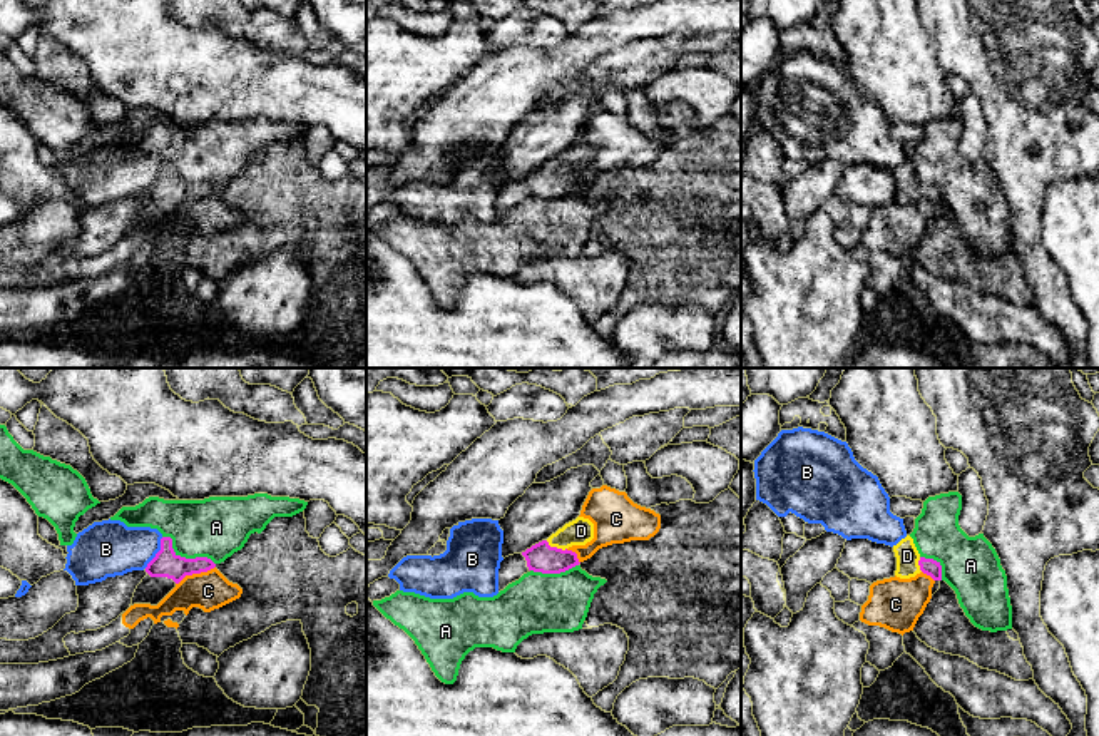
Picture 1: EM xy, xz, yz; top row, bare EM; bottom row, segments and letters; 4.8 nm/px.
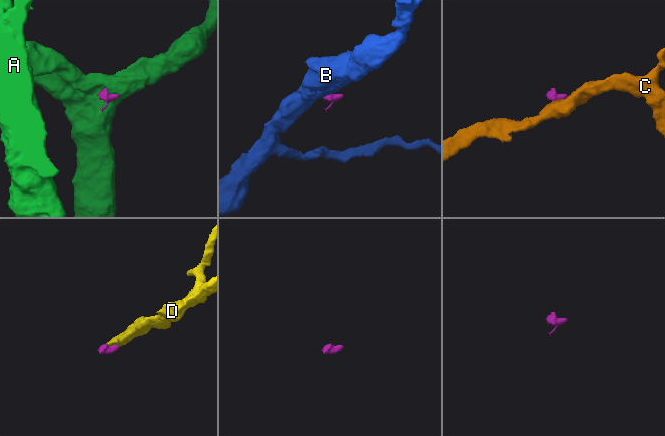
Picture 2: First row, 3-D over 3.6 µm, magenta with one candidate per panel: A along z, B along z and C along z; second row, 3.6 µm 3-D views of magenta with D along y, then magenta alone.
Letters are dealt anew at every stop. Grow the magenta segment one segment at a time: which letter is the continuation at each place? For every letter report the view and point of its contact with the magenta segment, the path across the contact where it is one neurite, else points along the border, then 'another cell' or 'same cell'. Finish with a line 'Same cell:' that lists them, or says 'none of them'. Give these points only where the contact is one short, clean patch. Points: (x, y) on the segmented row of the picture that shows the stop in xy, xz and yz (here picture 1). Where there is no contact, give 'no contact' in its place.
A: xy (184, 557) | along xy (163, 536), (173, 541), (178, 554), (208, 557), (214, 564) | another cell
B: xy (158, 552) | along xy (163, 537), (161, 549), (144, 567) | another cell
C: xy (194, 572) | along xy (214, 566), (186, 574), (176, 584) | another cell
D: xz (556, 547) | across xz (541, 557), (546, 557), (556, 547), (567, 536), (581, 531) | same cell
Same cell: D

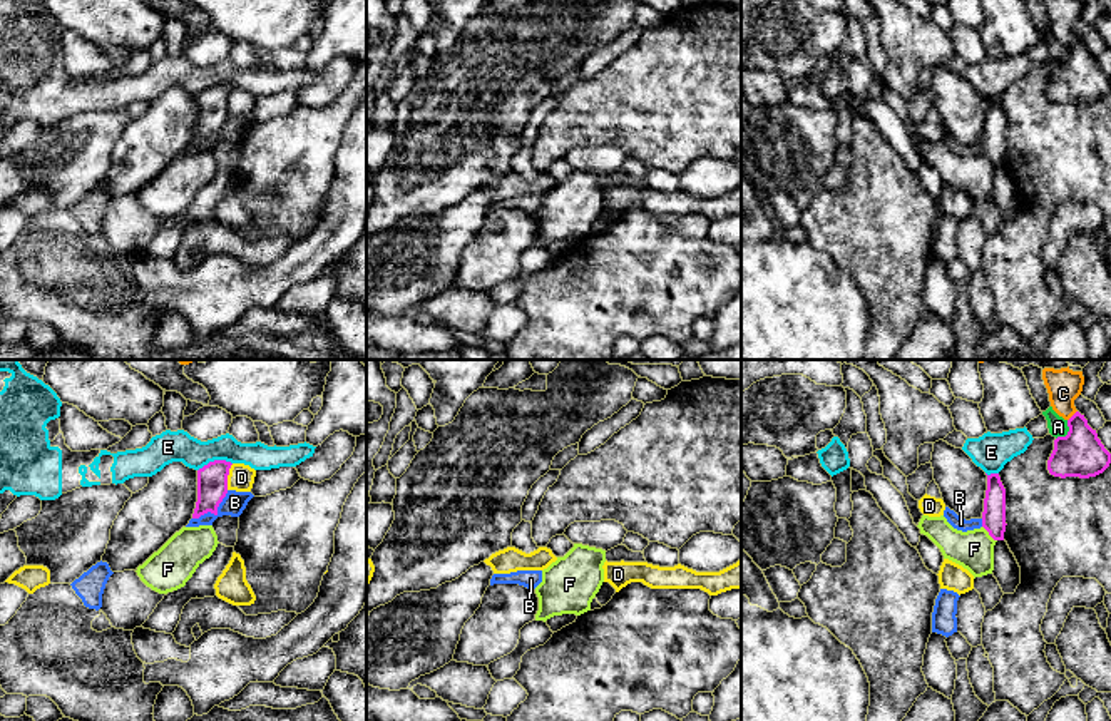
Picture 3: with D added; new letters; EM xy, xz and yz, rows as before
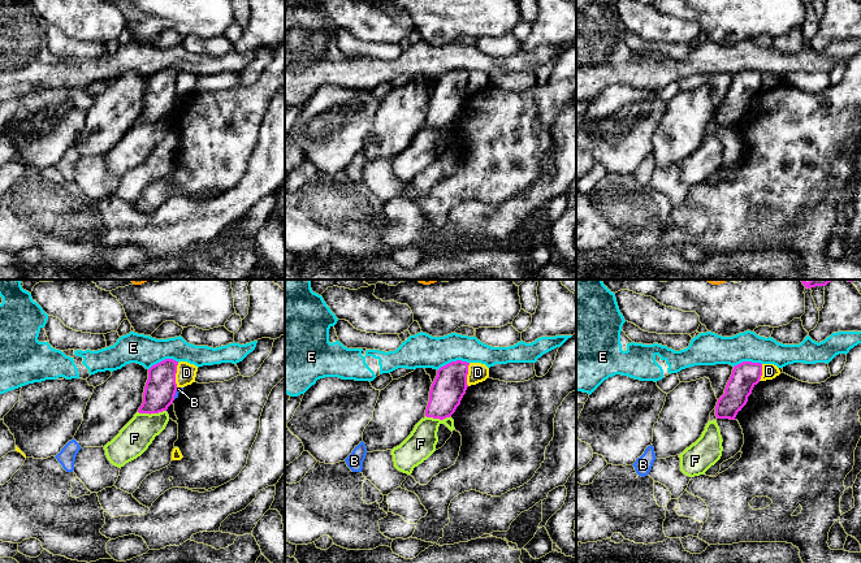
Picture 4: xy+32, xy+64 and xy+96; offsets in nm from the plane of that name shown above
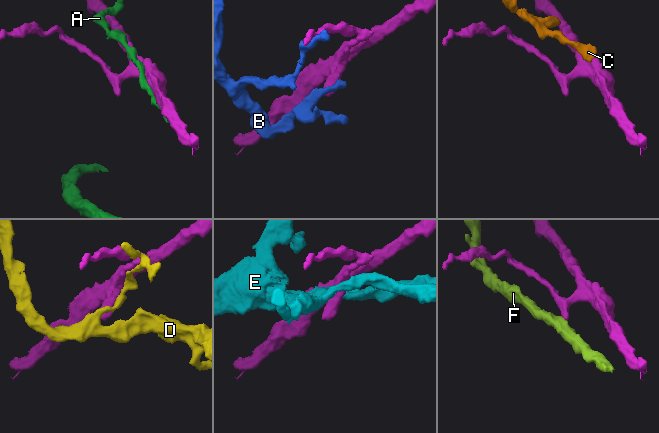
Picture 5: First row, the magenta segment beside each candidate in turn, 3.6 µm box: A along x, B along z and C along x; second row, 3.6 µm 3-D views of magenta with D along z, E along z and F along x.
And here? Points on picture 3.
A: yz (1068, 432) | another cell
B: xy (215, 514) | another cell
C: yz (1073, 415) | along yz (1076, 410), (1068, 420) | another cell
D: xy (226, 477) | another cell
E: xy (215, 460) | along xy (231, 462), (209, 460), (198, 470) | another cell
F: yz (989, 534) | along yz (983, 526), (996, 541) | another cell
Same cell: none of them

